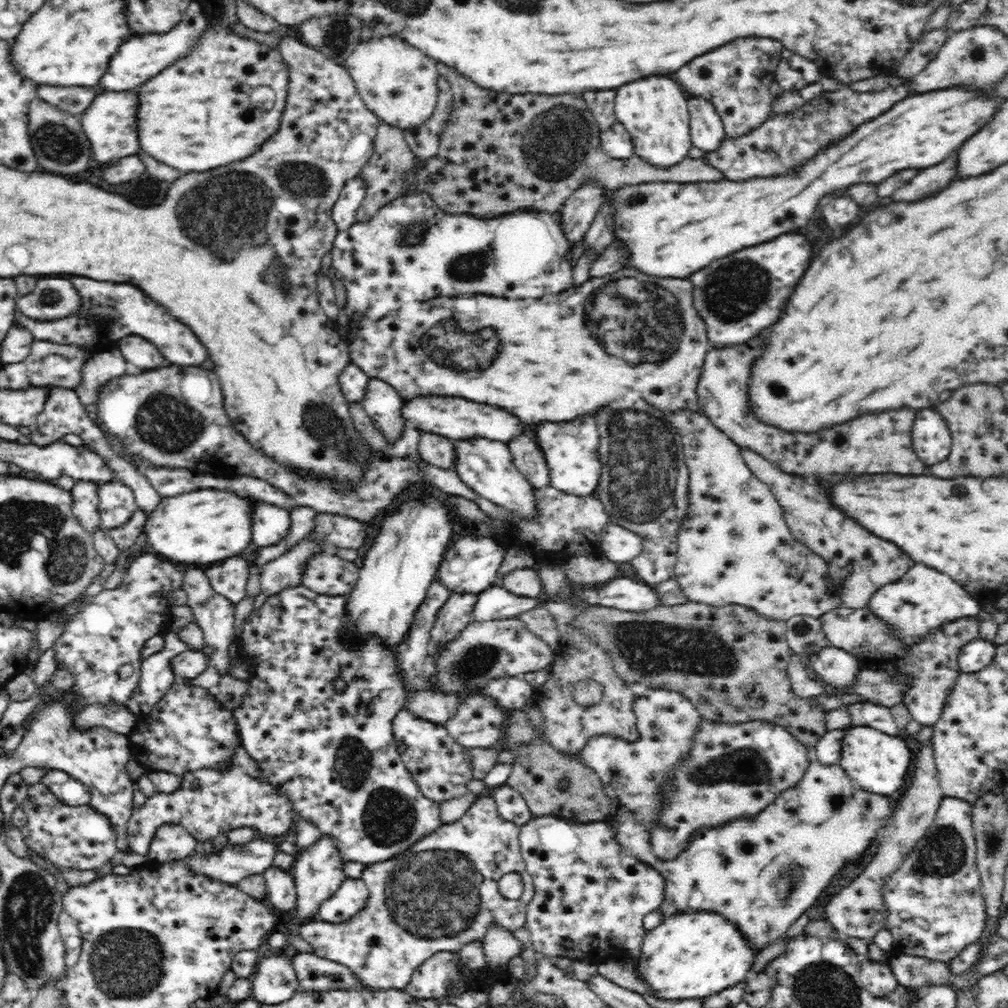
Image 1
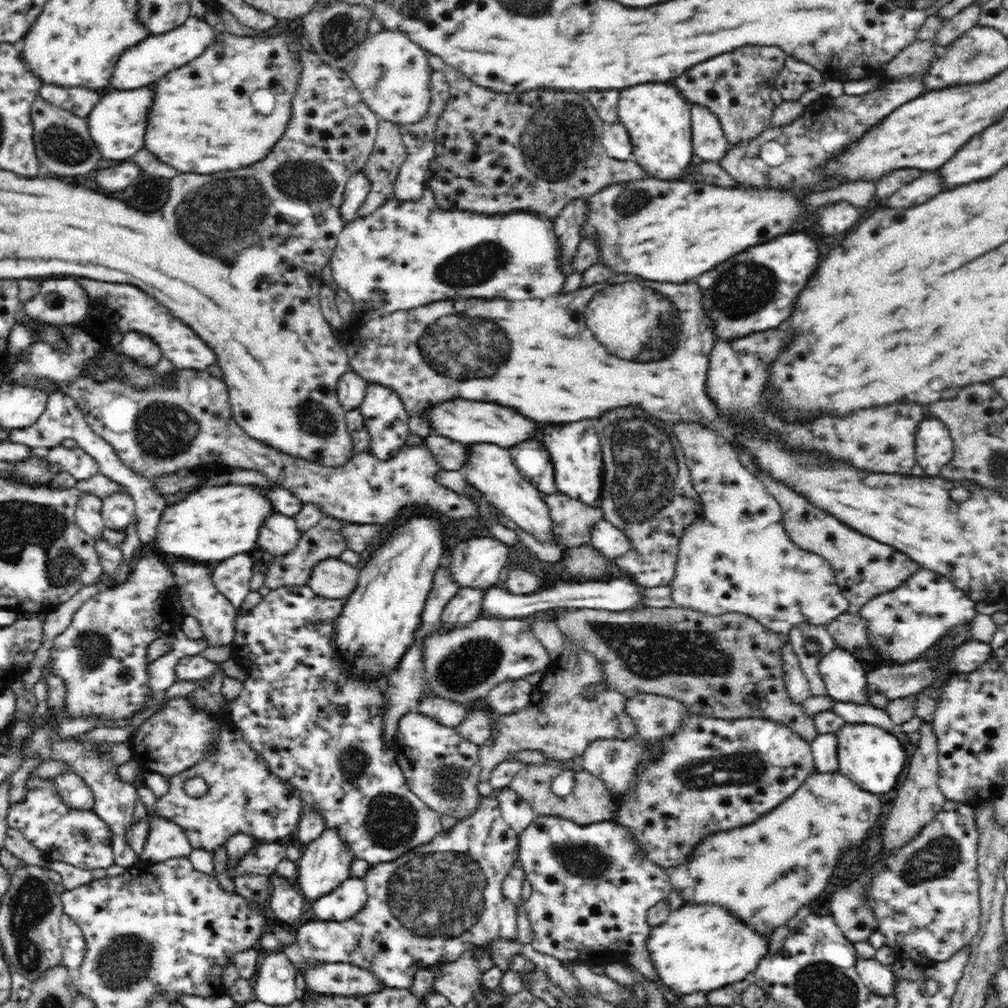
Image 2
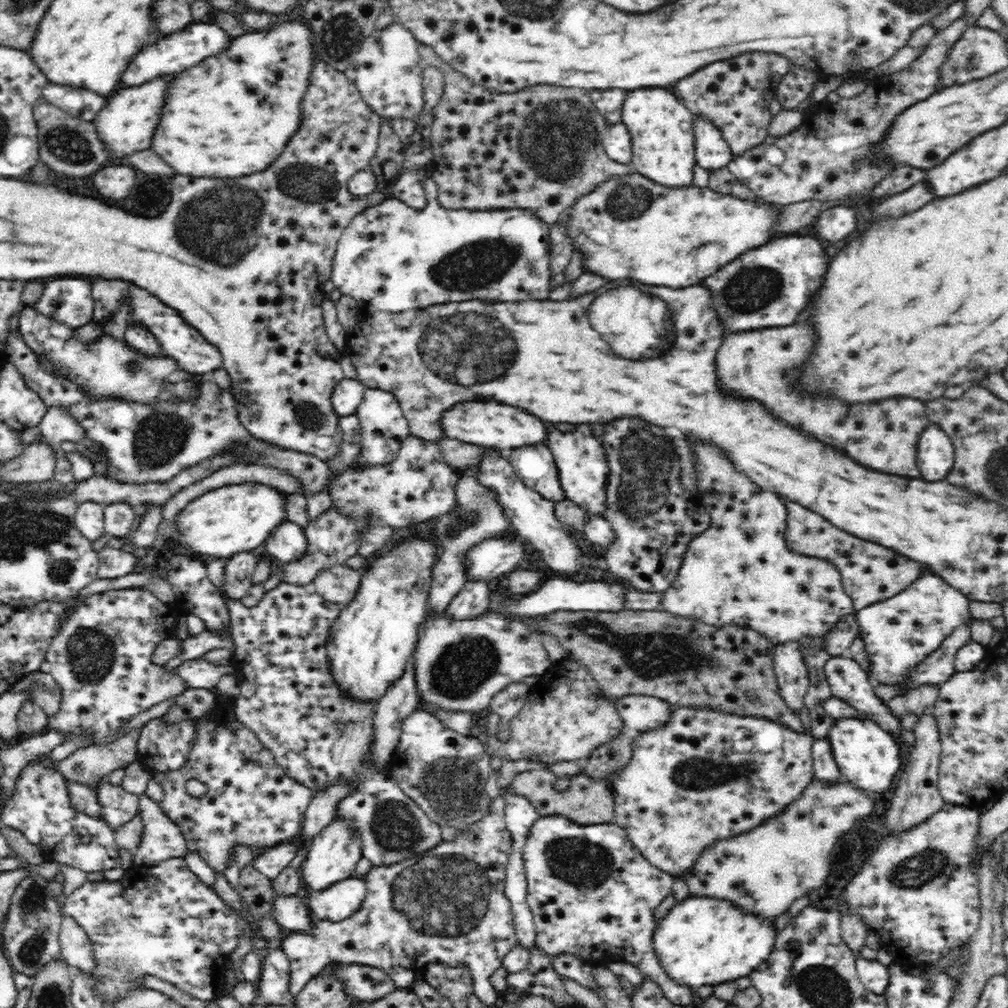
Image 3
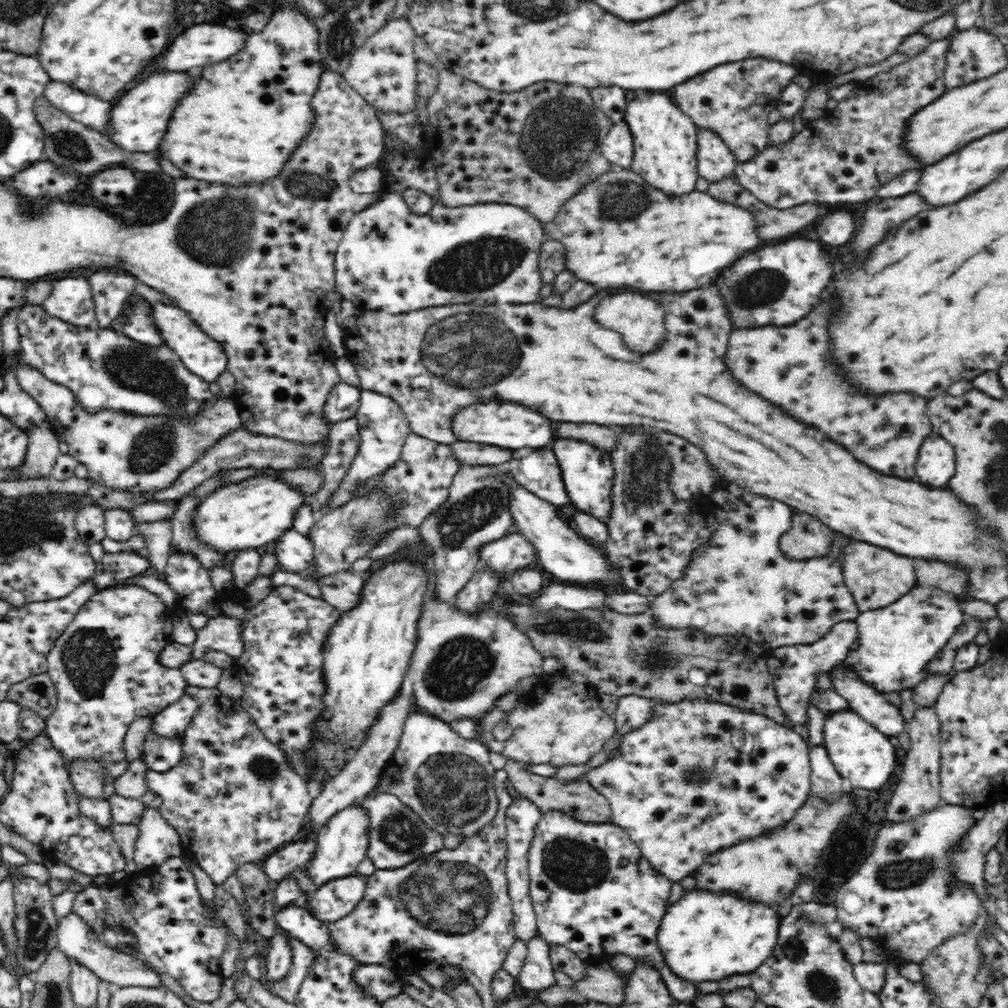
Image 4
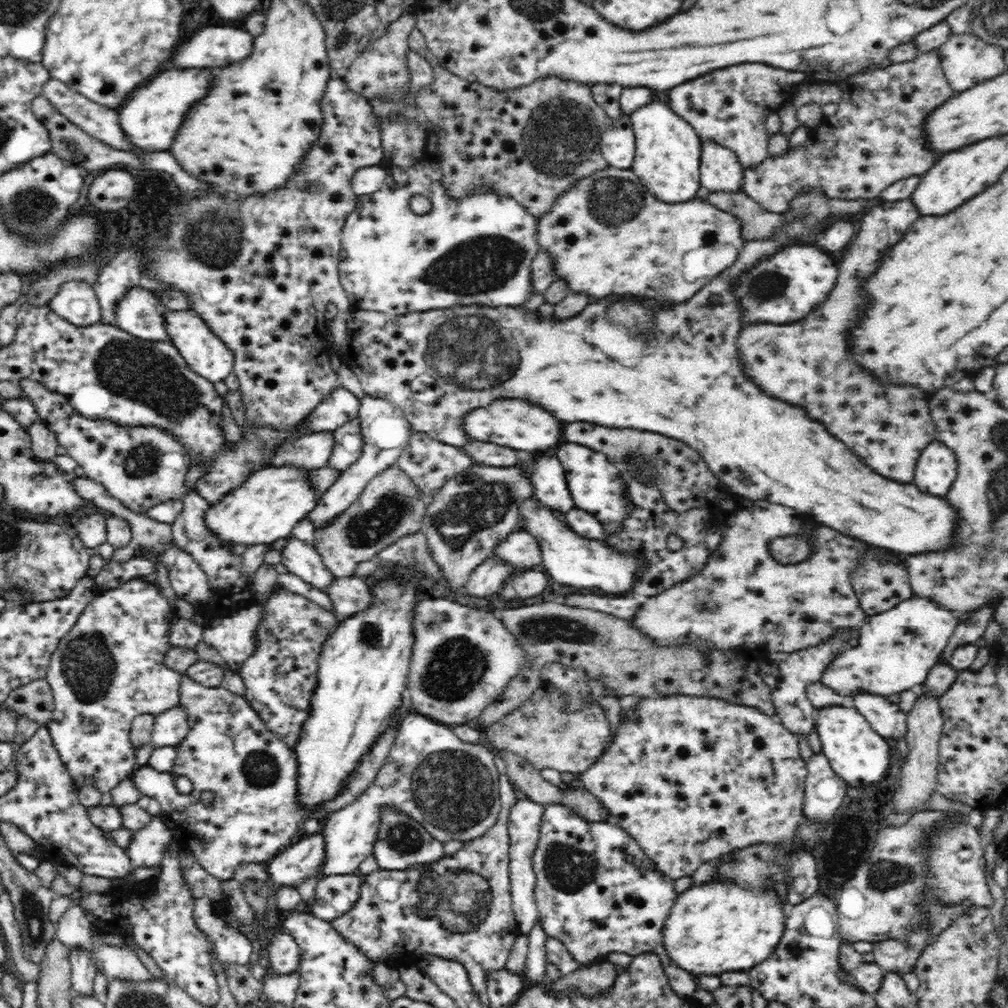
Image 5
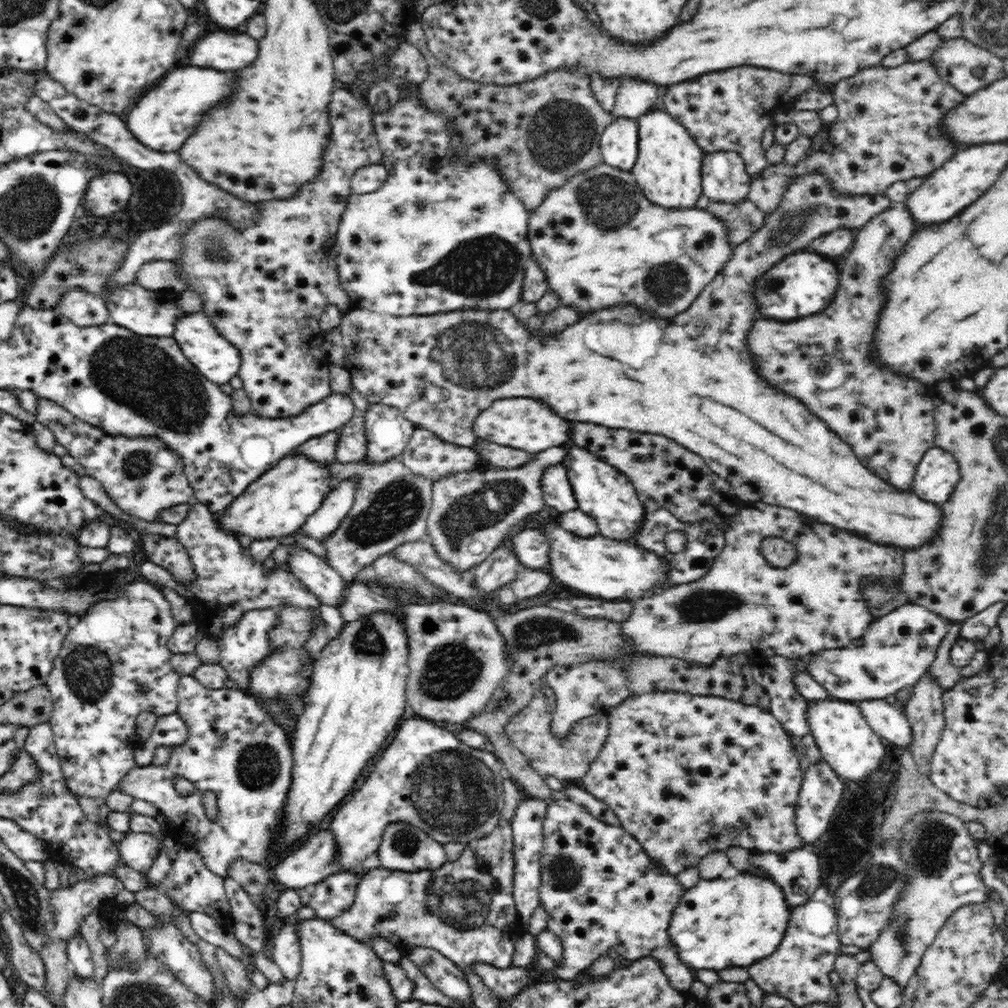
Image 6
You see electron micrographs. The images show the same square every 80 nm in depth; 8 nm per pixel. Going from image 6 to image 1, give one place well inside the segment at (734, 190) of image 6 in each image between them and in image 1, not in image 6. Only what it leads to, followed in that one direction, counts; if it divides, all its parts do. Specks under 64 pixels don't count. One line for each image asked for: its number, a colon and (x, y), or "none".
1: (707, 132)
2: (709, 142)
3: (712, 153)
4: (715, 161)
5: (721, 172)

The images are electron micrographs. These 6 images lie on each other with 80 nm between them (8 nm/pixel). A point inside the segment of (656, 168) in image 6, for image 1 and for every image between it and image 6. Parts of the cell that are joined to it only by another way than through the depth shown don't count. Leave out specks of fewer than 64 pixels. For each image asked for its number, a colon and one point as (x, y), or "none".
1: (653, 110)
2: (658, 120)
3: (661, 128)
4: (665, 139)
5: (667, 156)

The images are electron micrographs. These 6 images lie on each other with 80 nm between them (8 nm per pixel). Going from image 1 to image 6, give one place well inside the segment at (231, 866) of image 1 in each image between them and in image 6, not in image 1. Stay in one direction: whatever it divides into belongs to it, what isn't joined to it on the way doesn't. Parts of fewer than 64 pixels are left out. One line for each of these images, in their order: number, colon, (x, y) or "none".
2: (264, 858)
3: (270, 862)
4: (280, 865)
5: (301, 862)
6: (315, 861)

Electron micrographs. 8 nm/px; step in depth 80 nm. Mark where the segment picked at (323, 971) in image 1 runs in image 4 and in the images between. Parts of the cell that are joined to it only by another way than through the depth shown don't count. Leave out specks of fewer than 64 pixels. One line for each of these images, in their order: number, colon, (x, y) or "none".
2: (346, 979)
3: (367, 983)
4: (382, 983)

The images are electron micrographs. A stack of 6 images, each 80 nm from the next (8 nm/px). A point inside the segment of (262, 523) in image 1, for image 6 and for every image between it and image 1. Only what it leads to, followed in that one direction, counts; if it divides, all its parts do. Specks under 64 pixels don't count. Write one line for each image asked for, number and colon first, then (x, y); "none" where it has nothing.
2: (279, 535)
3: (287, 542)
4: (294, 551)
5: (300, 559)
6: (319, 577)

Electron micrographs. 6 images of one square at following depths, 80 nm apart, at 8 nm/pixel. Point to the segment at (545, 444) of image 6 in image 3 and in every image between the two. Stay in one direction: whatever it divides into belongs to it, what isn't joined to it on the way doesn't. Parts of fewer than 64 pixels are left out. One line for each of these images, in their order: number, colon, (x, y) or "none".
3: (488, 425)
4: (506, 425)
5: (515, 425)

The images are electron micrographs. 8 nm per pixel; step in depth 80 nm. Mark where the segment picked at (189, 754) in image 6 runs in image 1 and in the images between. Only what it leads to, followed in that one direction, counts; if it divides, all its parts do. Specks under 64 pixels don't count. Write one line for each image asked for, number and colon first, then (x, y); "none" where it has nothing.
1: (238, 796)
2: (244, 797)
3: (250, 801)
4: (234, 798)
5: (254, 776)

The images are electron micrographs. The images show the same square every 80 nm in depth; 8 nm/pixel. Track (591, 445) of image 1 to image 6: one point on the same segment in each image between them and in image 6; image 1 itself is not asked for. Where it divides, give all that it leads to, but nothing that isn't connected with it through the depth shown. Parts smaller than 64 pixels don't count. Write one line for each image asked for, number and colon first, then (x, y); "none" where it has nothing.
2: (577, 461)
3: (583, 470)
4: (588, 475)
5: (595, 484)
6: (602, 491)

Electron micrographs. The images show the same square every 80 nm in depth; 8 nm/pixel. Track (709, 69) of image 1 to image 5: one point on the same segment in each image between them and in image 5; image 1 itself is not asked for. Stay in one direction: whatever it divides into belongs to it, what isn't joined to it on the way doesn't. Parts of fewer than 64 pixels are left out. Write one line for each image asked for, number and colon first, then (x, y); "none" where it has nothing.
2: (736, 87)
3: (733, 94)
4: (734, 100)
5: (729, 106)

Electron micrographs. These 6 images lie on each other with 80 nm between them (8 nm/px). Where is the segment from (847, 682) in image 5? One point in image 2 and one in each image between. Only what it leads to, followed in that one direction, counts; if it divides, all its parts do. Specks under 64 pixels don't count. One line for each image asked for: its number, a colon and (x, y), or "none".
2: (904, 623)
3: (898, 633)
4: (896, 643)

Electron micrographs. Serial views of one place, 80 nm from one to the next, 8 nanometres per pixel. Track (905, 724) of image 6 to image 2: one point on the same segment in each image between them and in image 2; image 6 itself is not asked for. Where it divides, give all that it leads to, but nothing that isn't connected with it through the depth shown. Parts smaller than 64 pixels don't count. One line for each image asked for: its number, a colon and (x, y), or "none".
2: (845, 679)
3: (848, 681)
4: (873, 706)
5: (888, 719)

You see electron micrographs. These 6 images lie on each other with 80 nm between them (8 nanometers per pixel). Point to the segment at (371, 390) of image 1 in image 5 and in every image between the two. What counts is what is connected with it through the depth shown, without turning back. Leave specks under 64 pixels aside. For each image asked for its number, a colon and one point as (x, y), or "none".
2: (386, 421)
3: (383, 428)
4: (383, 428)
5: (386, 432)

